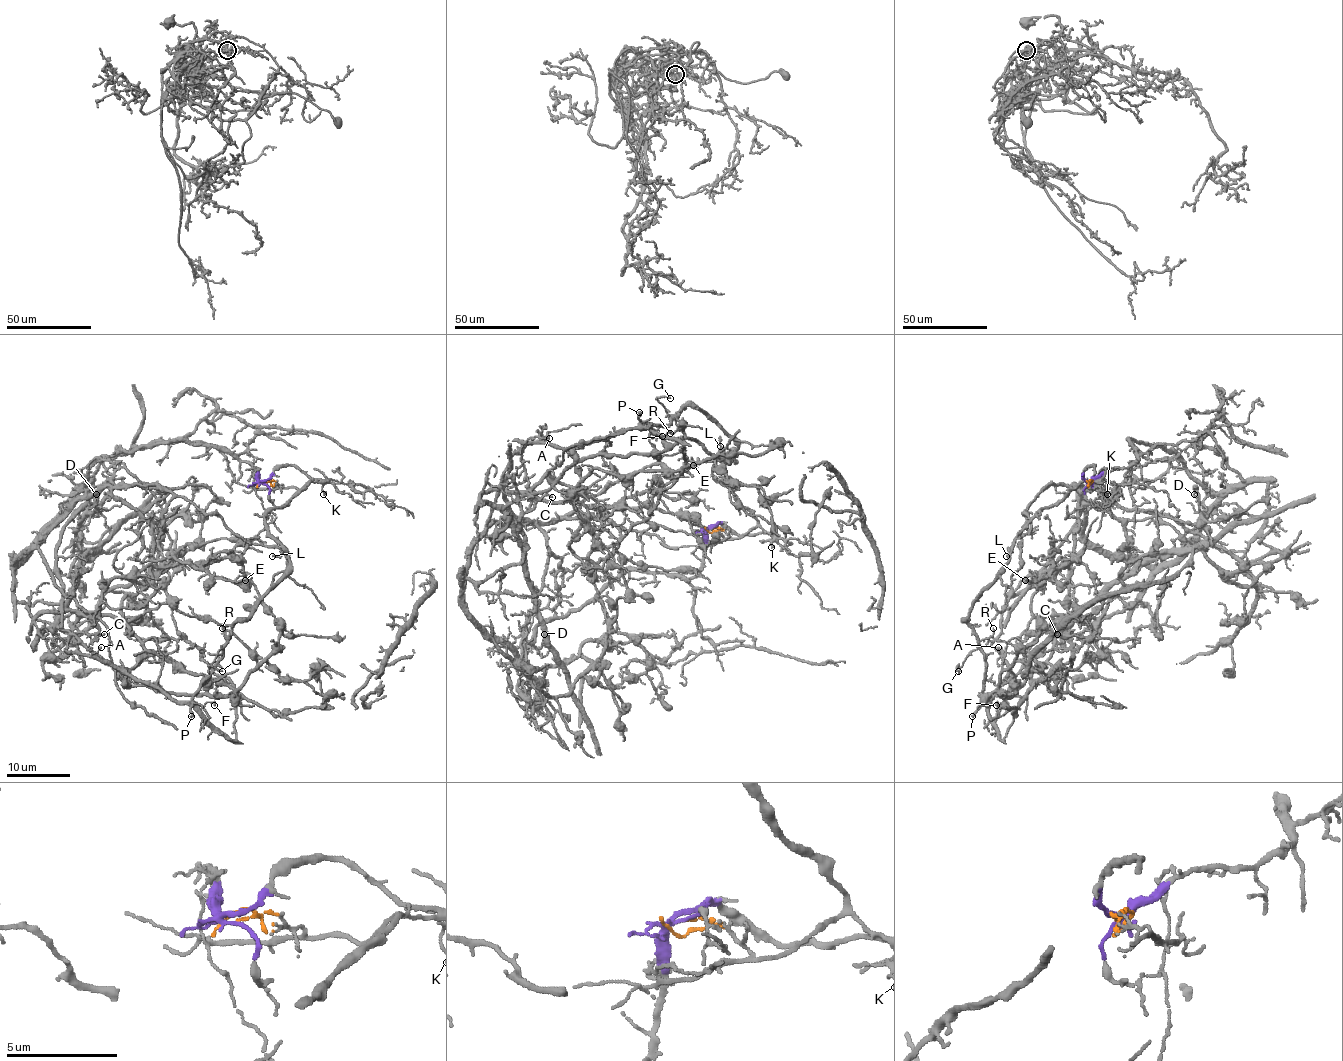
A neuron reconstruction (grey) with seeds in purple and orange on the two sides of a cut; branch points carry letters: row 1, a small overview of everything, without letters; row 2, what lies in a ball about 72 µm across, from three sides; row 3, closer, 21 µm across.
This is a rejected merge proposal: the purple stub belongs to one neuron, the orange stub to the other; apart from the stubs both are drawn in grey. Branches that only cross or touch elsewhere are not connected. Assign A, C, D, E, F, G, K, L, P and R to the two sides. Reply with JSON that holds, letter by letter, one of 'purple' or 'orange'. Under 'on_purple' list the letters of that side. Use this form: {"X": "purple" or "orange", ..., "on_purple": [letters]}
{"A": "orange", "C": "purple", "D": "purple", "E": "purple", "F": "orange", "G": "orange", "K": "orange", "L": "orange", "P": "orange", "R": "orange", "on_purple": ["C", "D", "E"]}

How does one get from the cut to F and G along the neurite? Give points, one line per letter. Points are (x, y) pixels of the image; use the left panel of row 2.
F: (259, 484), (310, 482), (265, 517), (289, 570), (238, 621), (192, 699), (205, 721), (203, 705), (214, 705)
G: (259, 484), (267, 479), (302, 488), (310, 482), (265, 517), (289, 570), (227, 637), (210, 666), (222, 670)

